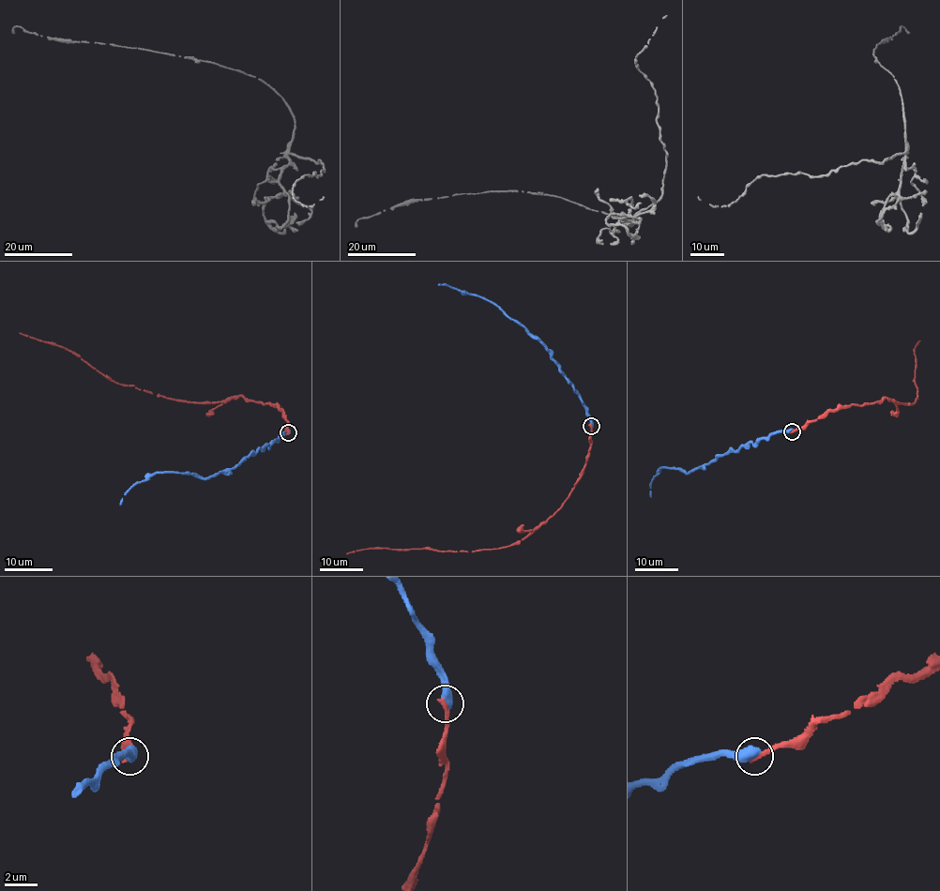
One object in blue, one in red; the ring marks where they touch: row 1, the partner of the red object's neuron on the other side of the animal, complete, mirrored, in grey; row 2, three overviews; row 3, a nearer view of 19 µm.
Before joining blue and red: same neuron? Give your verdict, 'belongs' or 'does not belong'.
does not belong

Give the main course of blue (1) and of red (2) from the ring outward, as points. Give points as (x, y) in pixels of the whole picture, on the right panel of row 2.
1: (792, 431), (774, 432), (754, 444), (741, 445), (689, 473), (661, 467), (650, 484), (650, 497)
2: (792, 431), (852, 404), (886, 398), (912, 404), (917, 392), (914, 349), (919, 340)

